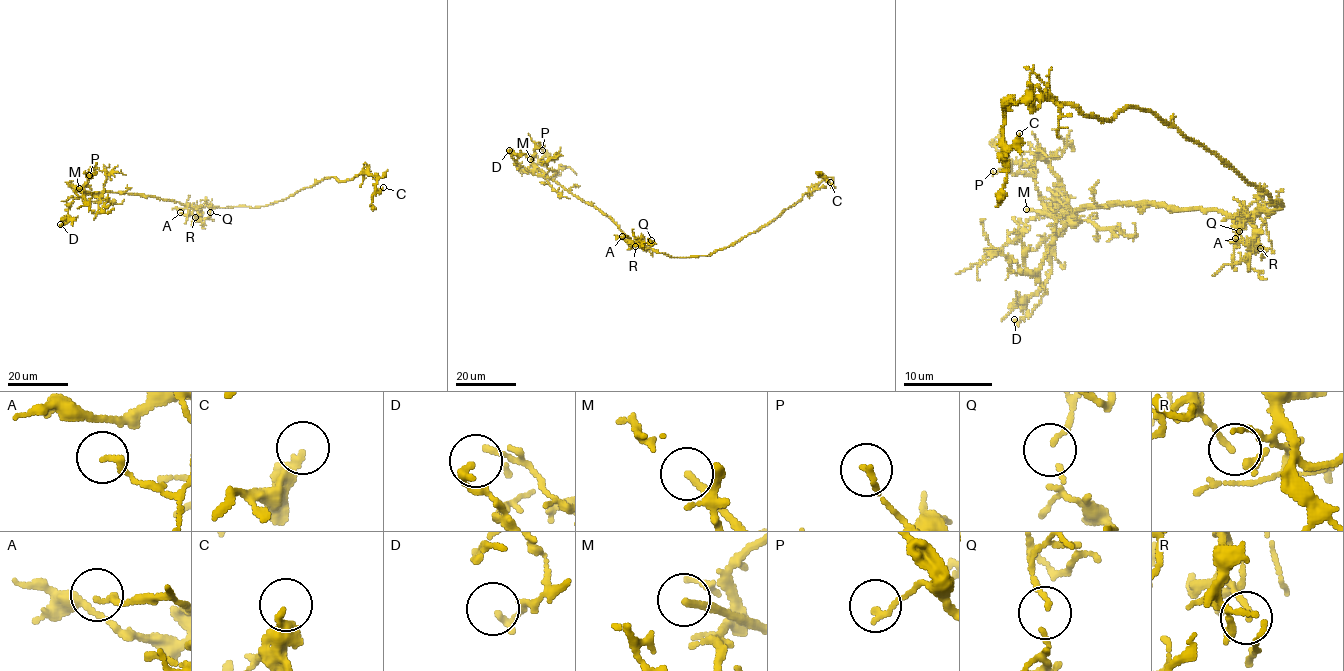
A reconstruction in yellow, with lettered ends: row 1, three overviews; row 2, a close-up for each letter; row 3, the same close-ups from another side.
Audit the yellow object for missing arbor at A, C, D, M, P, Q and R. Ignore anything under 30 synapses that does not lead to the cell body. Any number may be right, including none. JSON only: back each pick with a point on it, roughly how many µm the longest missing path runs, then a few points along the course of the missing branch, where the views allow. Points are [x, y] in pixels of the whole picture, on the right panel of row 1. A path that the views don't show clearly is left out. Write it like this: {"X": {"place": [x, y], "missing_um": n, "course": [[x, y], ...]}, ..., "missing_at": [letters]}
{"M": {"place": [1026, 209], "missing_um": 50, "course": [[1026, 209], [998, 220], [1005, 252], [1047, 252], [1079, 288], [1125, 308], [1144, 329]]}, "missing_at": ["M"]}

